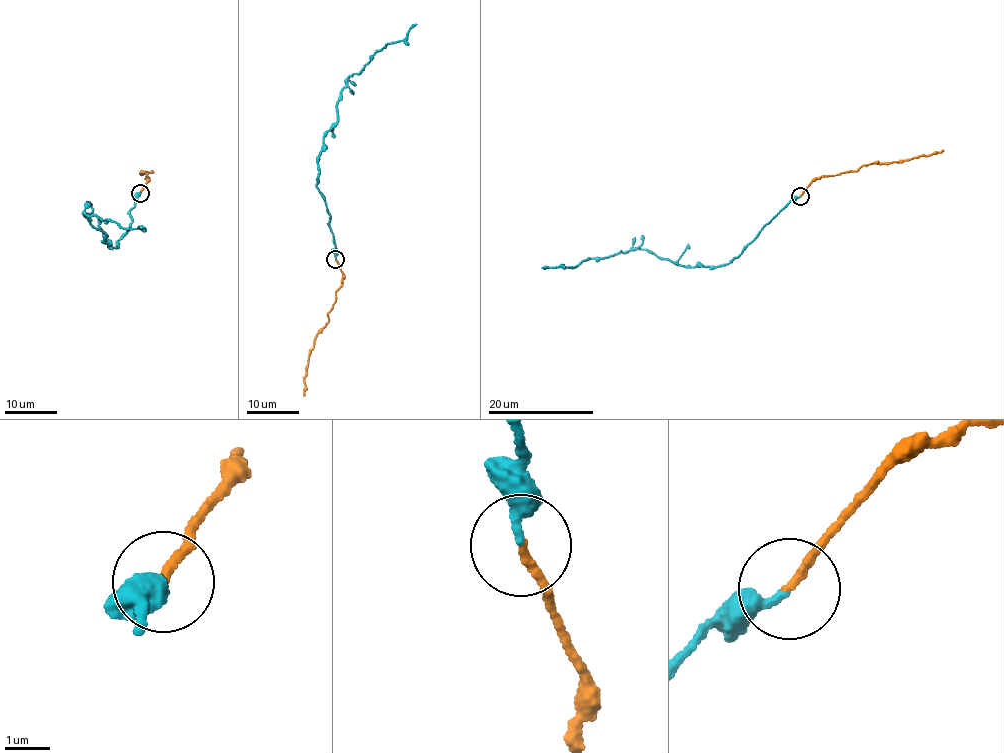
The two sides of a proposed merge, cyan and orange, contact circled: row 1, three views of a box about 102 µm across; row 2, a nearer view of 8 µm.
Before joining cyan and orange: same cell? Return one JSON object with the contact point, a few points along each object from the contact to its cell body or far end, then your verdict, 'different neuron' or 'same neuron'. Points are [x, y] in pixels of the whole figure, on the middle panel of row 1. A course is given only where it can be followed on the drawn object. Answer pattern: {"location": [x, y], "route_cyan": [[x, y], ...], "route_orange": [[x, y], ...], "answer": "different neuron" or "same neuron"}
{"location": [335, 259], "route_cyan": [[336, 258], [316, 183], [323, 136], [337, 120], [348, 77], [416, 23]], "route_orange": [[336, 258], [343, 274], [341, 284], [328, 320], [316, 336], [308, 360], [304, 395]], "answer": "same neuron"}

